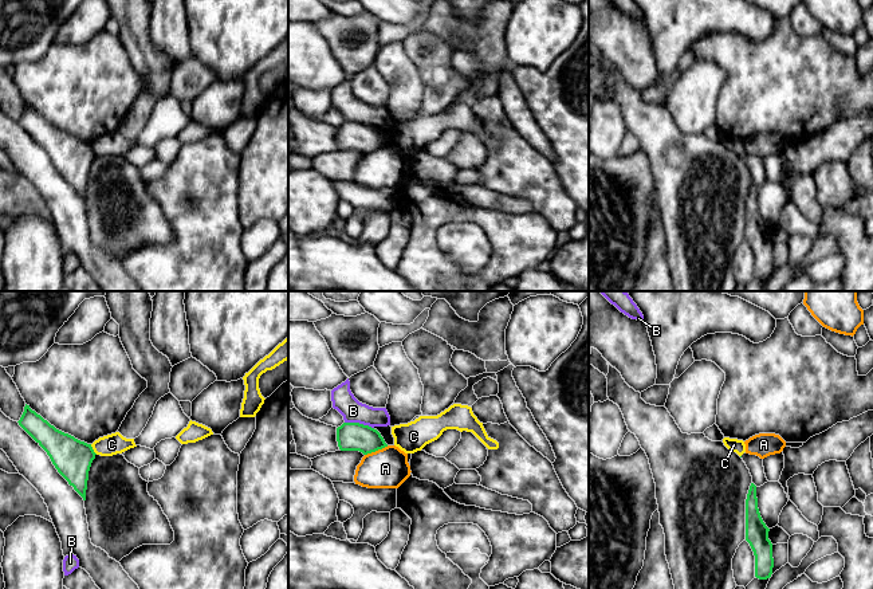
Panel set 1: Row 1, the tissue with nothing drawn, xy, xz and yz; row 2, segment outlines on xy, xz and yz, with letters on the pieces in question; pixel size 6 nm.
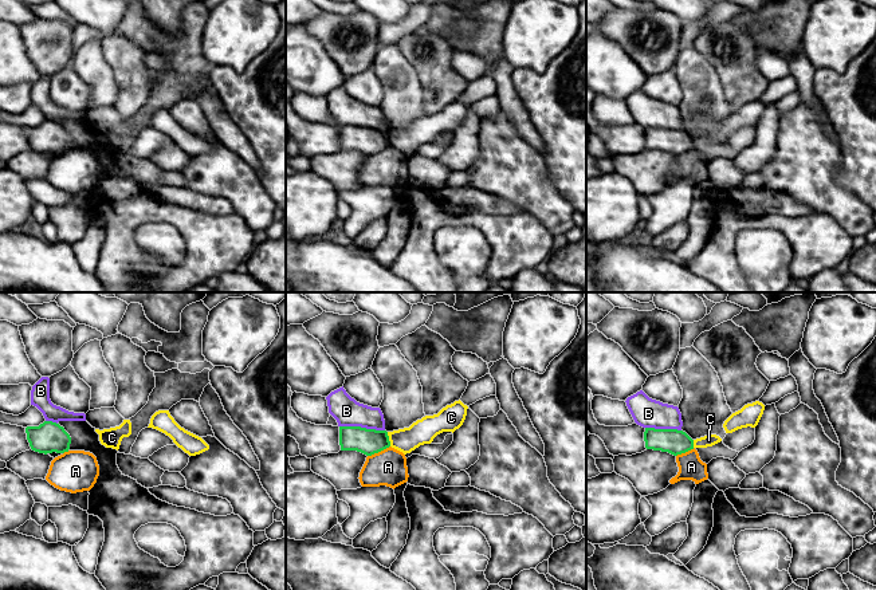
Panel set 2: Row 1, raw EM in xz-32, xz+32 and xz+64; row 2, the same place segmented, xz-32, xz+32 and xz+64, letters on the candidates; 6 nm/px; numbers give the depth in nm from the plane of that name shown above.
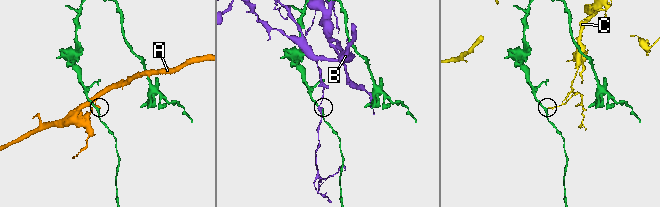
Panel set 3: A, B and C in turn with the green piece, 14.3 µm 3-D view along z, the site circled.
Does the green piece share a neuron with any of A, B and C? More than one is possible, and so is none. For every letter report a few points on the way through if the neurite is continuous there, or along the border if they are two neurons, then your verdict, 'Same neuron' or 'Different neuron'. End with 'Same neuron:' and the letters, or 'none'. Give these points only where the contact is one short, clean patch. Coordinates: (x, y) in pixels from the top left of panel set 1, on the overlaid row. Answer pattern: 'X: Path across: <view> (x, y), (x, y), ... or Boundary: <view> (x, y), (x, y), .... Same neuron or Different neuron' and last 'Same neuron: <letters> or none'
A: Boundary: xz (388, 446), (365, 455). Different neuron
B: Different neuron
C: Boundary: xy (90, 444), (97, 454). Different neuron
Same neuron: none

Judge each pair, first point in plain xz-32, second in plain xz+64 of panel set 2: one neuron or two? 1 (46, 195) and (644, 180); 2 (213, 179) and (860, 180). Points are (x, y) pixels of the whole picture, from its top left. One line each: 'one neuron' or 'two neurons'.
1: two neurons
2: two neurons

